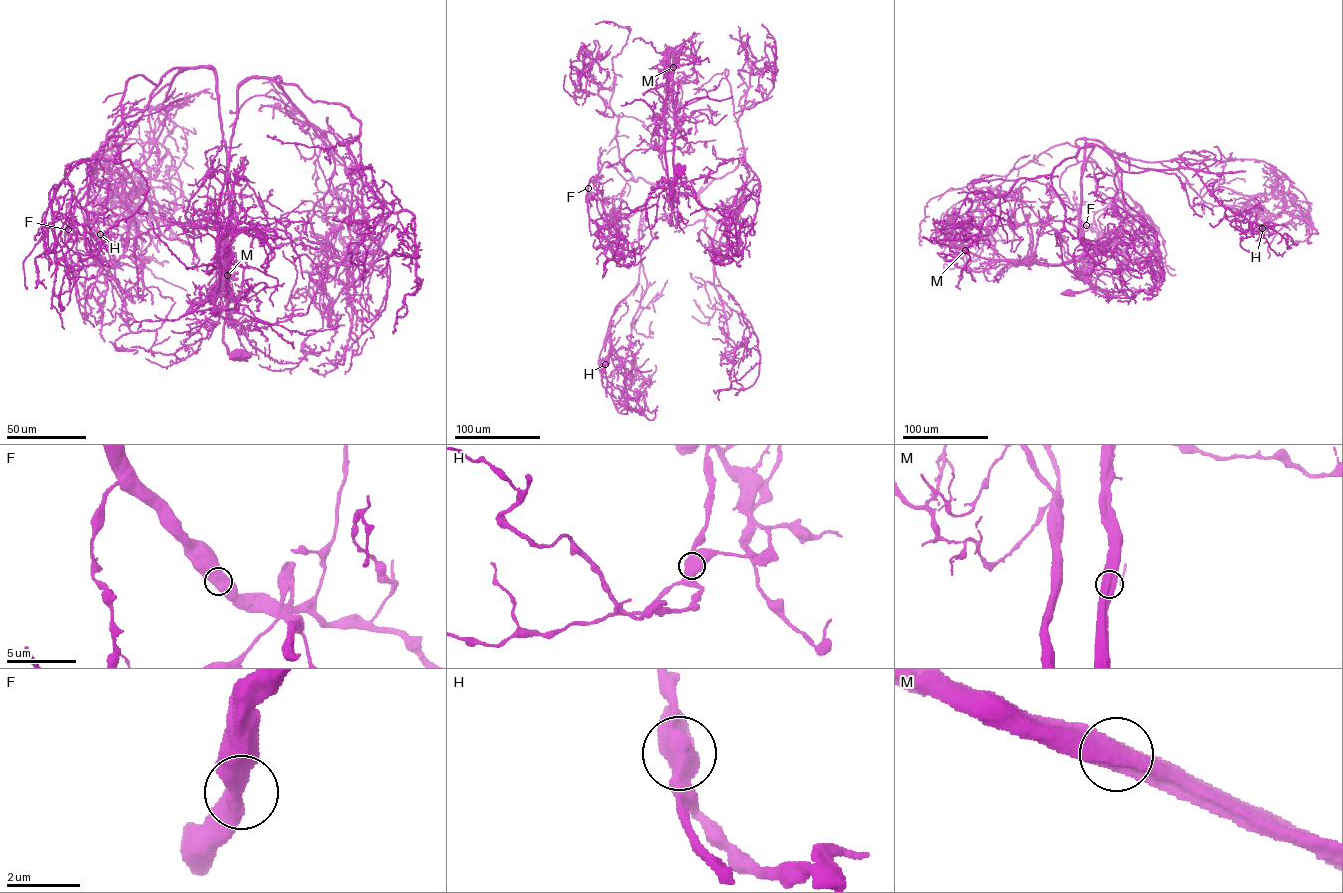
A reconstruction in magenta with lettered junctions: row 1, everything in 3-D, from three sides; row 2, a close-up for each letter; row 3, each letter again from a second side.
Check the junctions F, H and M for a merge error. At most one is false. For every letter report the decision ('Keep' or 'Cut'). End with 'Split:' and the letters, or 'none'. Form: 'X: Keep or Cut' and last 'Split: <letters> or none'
F: Keep
H: Cut
M: Keep
Split: H

